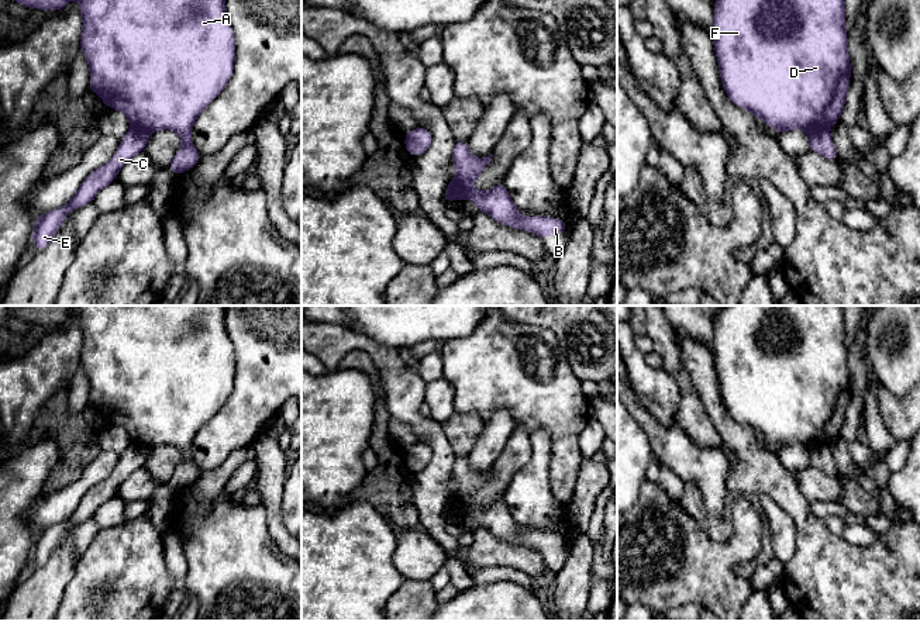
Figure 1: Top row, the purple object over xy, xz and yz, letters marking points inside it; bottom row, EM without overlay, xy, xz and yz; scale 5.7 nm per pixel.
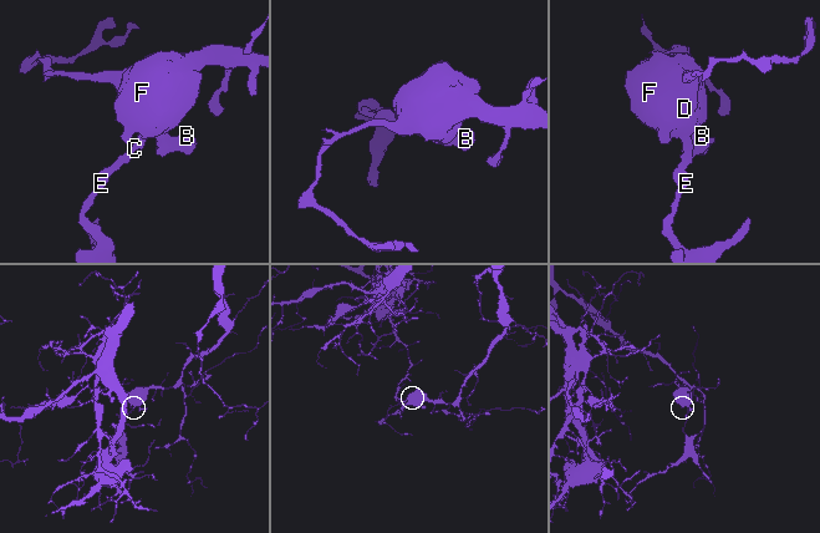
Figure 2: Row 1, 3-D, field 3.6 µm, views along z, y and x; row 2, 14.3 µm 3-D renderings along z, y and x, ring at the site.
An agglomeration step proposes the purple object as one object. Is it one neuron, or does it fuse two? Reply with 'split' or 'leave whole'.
split

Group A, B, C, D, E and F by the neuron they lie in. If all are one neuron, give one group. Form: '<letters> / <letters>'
A B D F / C E

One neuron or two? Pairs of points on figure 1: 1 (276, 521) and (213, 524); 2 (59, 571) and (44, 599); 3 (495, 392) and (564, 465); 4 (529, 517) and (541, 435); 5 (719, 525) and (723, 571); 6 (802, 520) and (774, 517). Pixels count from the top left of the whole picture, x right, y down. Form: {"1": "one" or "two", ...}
{"1": "two", "2": "one", "3": "one", "4": "one", "5": "two", "6": "two"}

